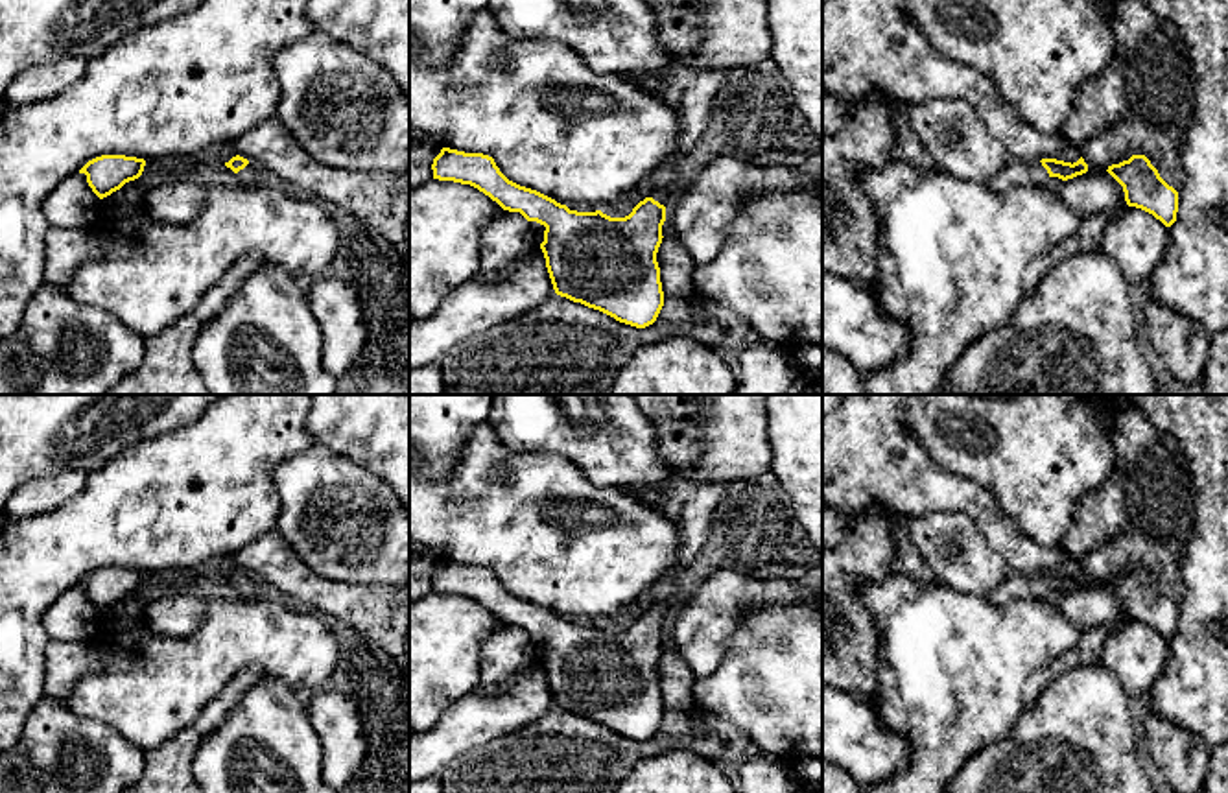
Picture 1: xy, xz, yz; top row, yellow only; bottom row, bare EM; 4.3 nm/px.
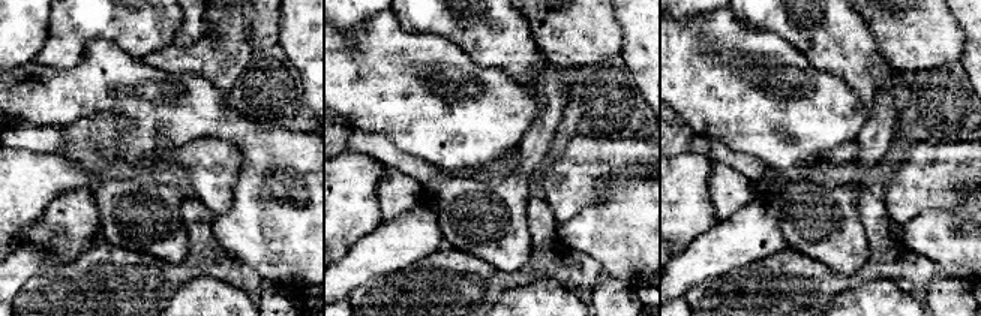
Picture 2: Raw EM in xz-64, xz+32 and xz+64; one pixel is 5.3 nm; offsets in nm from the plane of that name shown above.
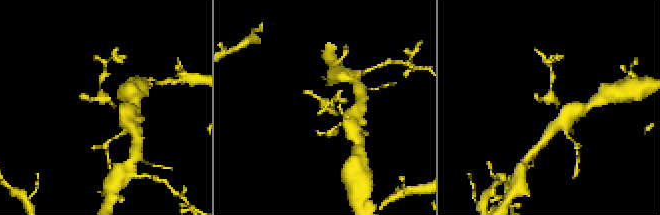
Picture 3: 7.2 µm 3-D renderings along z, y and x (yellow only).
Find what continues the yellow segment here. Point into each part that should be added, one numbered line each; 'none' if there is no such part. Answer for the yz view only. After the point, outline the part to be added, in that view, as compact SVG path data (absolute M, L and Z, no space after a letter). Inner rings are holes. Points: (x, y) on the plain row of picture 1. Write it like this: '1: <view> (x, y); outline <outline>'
1: yz (1016, 585); outline M1012 572L990 596L988 601L994 605L1005 605L1014 599L1045 599L1049 592L1047 583L1042 575L1025 575Z

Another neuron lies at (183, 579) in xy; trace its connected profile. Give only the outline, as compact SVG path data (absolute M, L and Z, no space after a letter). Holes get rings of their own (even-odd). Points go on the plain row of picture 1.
M195 568L146 574L142 588L135 594L140 596L146 603L149 603L151 599L159 598L159 592L164 586L175 586L181 592L190 592L194 583L195 583Z

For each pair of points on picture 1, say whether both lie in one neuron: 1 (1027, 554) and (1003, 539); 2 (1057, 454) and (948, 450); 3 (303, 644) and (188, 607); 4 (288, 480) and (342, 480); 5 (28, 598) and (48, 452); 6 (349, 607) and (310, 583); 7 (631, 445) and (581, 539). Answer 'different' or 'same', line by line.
1: same
2: same
3: different
4: same
5: different
6: same
7: different

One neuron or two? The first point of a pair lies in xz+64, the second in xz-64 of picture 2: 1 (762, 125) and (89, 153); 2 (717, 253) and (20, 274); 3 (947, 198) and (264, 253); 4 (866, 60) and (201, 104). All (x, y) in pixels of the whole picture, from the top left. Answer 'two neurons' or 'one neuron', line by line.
1: two neurons
2: one neuron
3: two neurons
4: two neurons

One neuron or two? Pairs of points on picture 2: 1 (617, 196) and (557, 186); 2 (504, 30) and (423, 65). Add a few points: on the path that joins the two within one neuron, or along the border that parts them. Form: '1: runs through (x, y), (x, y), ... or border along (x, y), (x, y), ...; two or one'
1: border along (632, 174), (612, 174), (602, 198), (573, 214); two
2: border along (429, 33), (447, 38), (477, 65), (491, 68); two

